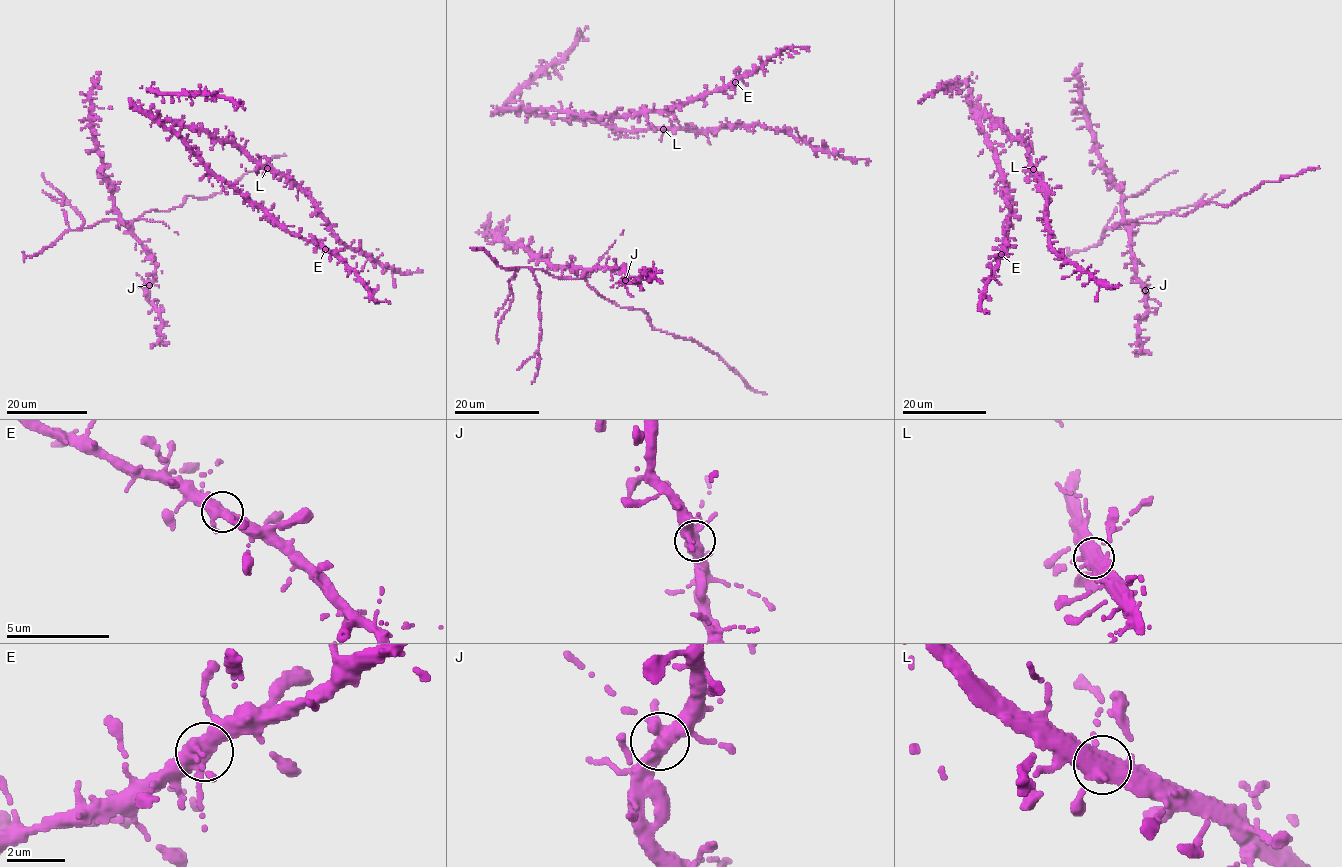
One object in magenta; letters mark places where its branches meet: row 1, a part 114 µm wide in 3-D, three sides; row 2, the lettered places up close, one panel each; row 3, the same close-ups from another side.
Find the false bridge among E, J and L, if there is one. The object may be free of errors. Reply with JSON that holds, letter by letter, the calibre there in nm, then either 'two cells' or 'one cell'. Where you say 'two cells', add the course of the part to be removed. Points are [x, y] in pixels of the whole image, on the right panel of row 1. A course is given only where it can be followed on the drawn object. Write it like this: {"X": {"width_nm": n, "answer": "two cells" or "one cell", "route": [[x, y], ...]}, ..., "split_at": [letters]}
{"E": {"width_nm": 440, "answer": "one cell"}, "J": {"width_nm": 440, "answer": "one cell"}, "L": {"width_nm": 440, "answer": "one cell"}, "split_at": []}

